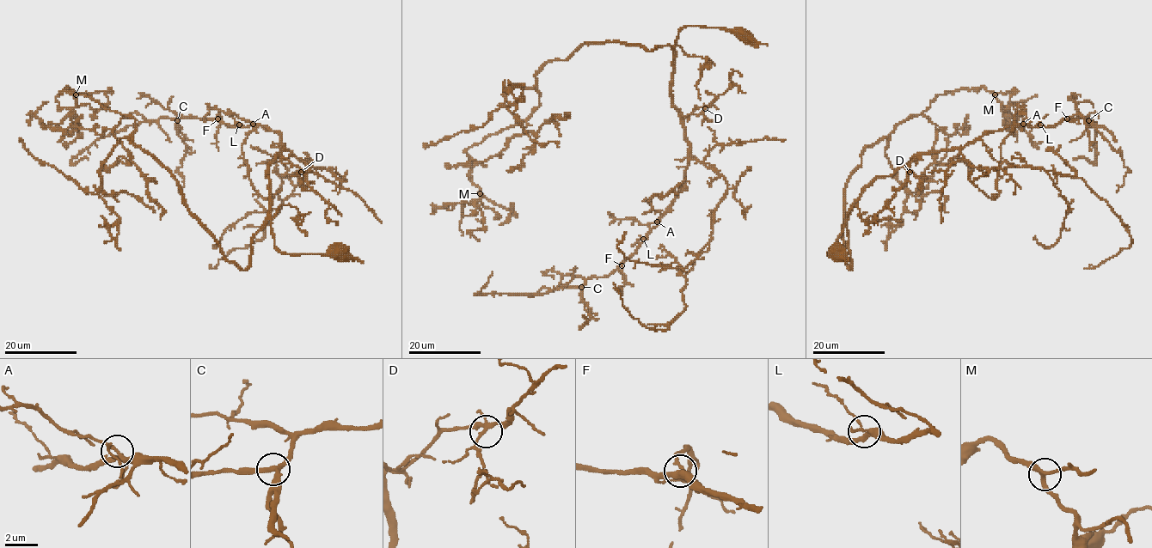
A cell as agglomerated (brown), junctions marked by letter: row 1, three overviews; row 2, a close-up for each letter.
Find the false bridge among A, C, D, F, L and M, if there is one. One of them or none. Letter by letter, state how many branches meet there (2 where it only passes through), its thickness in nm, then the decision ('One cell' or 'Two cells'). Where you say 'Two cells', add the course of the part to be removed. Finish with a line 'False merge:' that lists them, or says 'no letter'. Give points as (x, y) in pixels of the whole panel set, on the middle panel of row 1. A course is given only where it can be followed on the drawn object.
A: Branches: 4. Thickness 280 nm. One cell
C: Branches: 3. Thickness 280 nm. One cell
D: Branches: 4. Thickness 190 nm. One cell
F: Branches: 3. Thickness 320 nm. One cell
L: Branches: 3. Thickness 320 nm. One cell
M: Branches: 3. Thickness 280 nm. One cell
False merge: no letter

